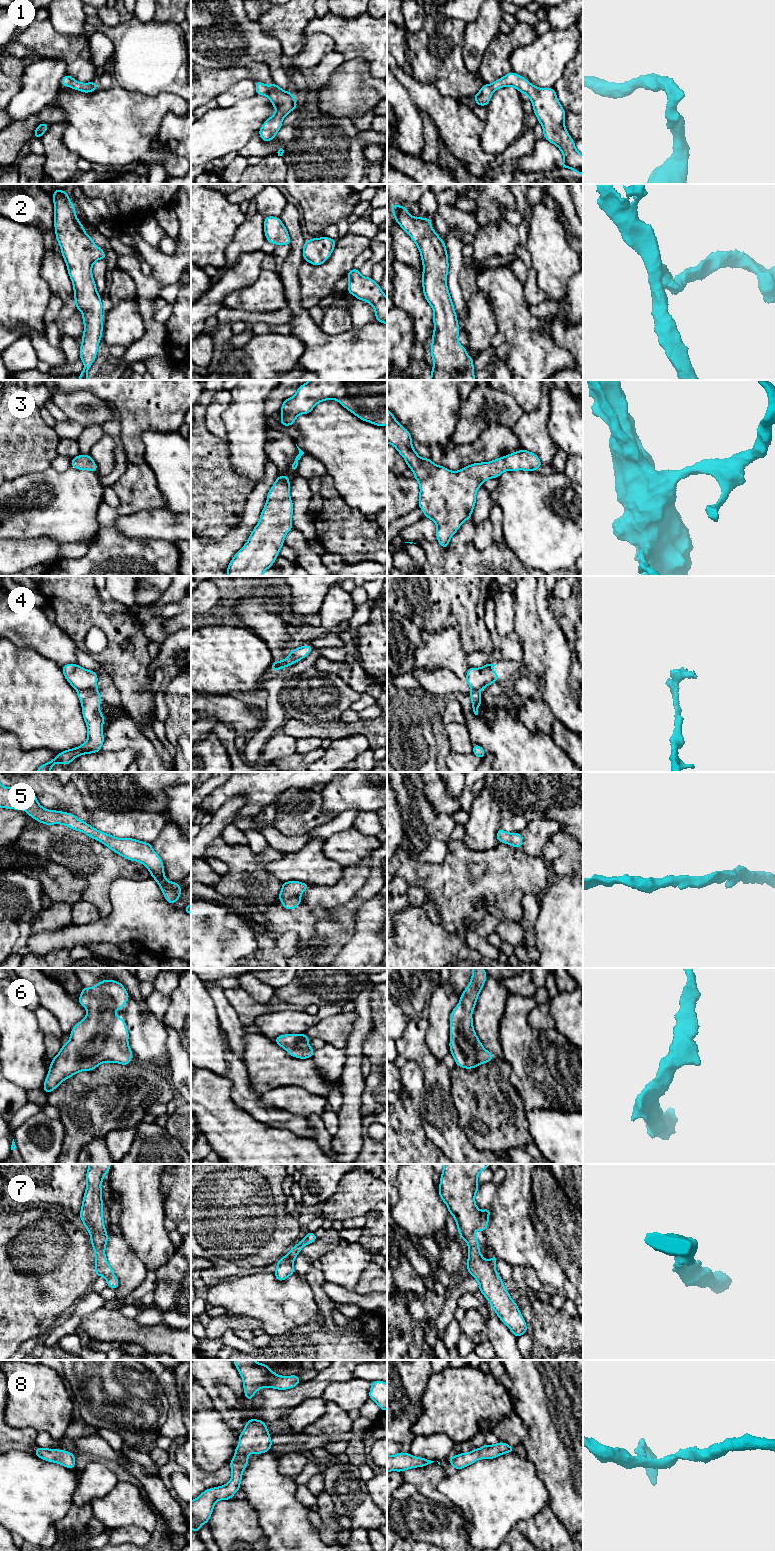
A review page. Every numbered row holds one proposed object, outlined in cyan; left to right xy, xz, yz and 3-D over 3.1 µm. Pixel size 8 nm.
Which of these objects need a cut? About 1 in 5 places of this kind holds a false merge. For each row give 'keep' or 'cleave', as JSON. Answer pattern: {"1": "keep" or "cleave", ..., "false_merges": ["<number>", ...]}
{"1": "keep", "2": "keep", "3": "keep", "4": "cleave", "5": "keep", "6": "keep", "7": "keep", "8": "keep", "false_merges": ["4"]}

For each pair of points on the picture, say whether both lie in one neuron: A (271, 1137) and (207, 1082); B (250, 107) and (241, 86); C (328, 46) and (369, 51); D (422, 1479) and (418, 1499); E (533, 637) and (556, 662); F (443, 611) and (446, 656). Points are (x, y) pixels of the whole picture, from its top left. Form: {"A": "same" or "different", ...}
{"A": "same", "B": "different", "C": "different", "D": "different", "E": "different", "F": "different"}

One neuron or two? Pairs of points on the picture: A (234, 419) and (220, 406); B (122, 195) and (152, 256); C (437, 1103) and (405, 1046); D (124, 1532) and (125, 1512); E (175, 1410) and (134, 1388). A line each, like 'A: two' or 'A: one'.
A: two
B: two
C: one
D: two
E: two

